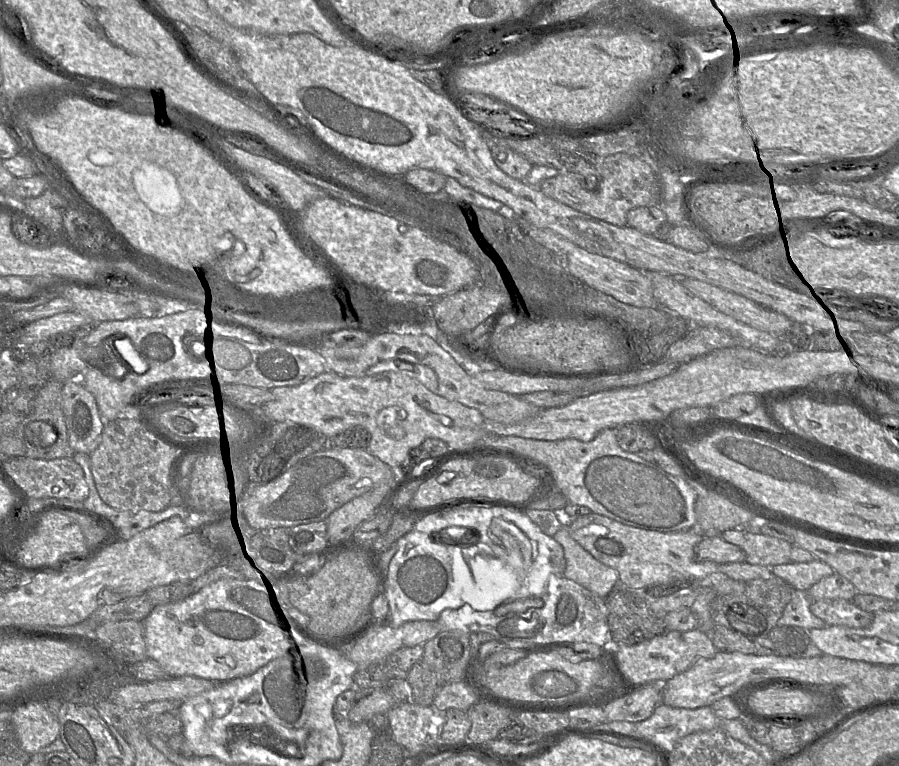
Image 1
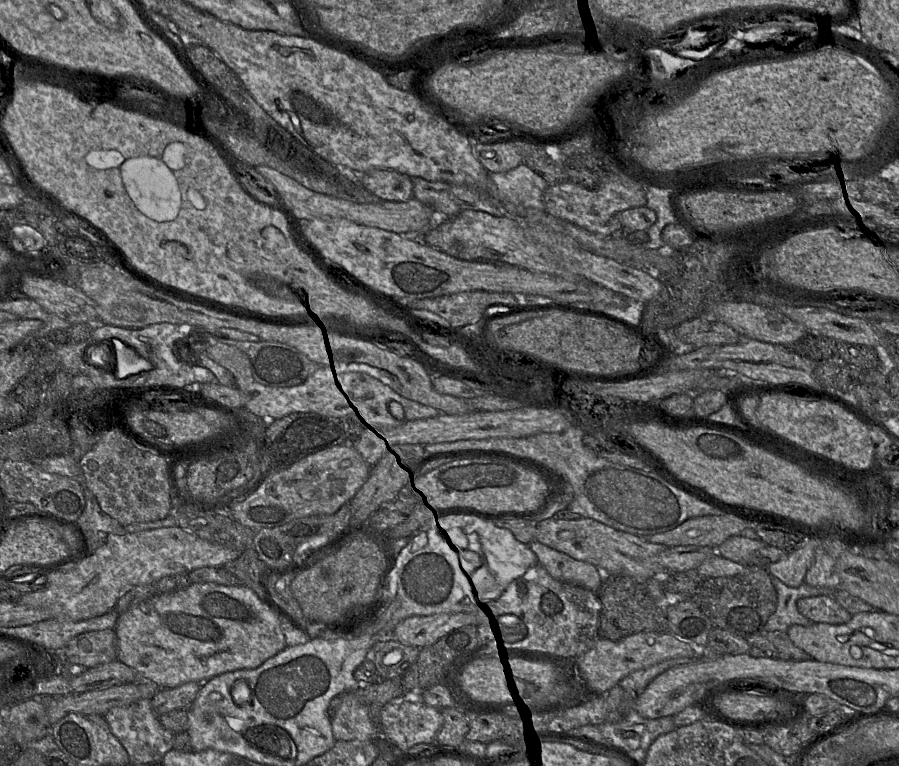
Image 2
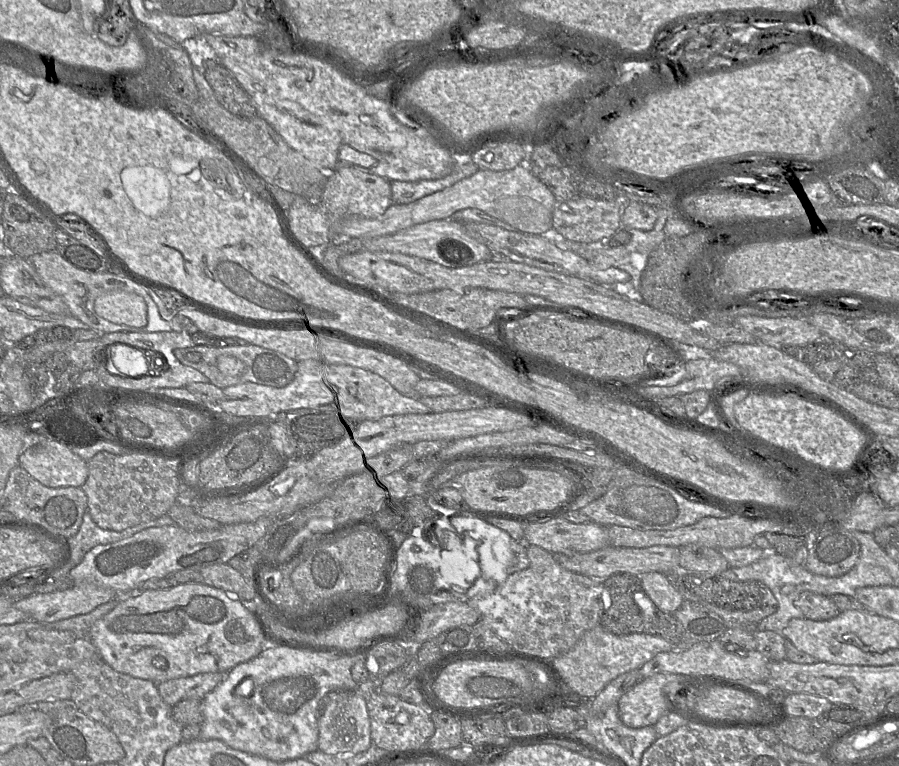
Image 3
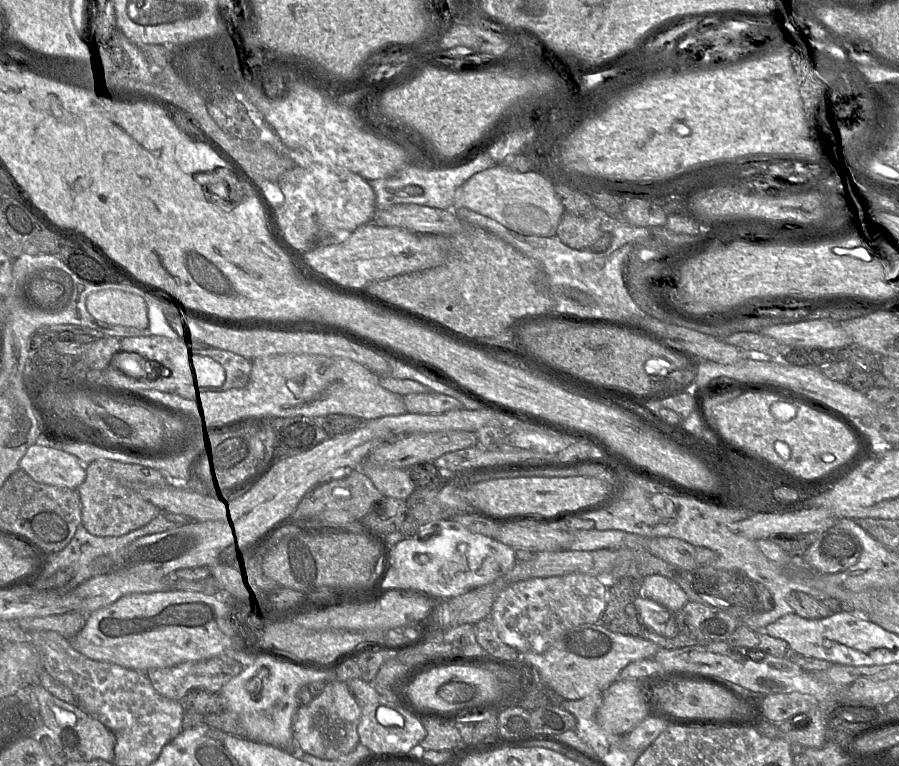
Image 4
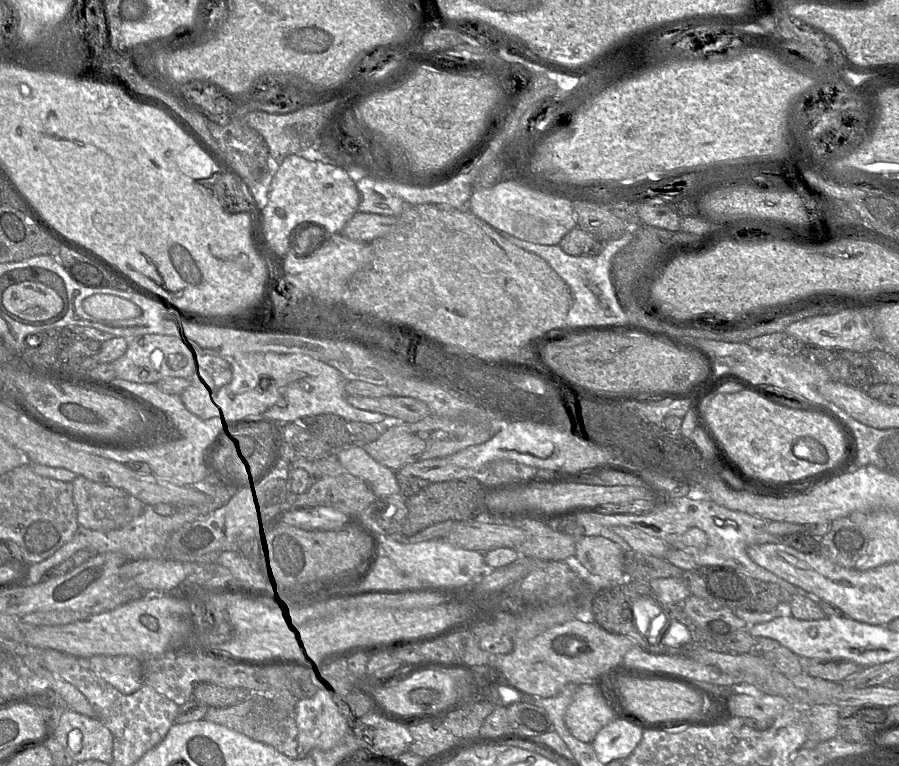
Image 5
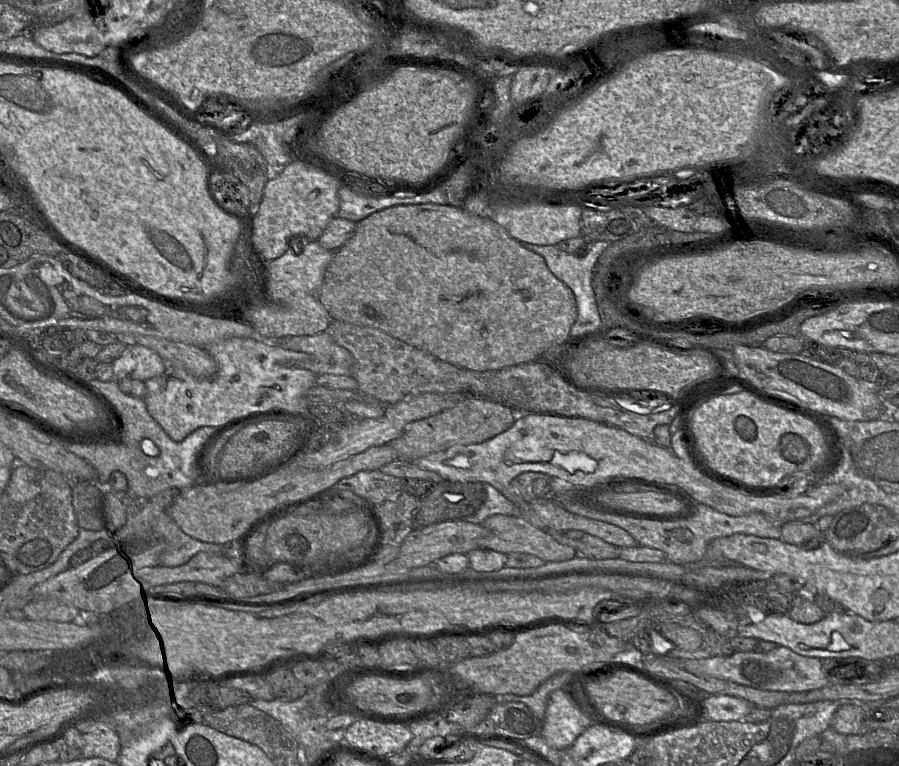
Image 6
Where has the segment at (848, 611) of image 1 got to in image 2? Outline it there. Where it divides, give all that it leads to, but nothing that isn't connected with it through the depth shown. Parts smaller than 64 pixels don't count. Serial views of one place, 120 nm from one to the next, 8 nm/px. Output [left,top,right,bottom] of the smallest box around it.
[797,594,852,625]

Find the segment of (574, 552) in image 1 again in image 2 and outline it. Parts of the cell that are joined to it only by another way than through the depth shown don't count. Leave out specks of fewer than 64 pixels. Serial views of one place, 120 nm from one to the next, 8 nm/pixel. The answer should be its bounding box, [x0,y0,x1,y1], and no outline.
[529,541,606,592]

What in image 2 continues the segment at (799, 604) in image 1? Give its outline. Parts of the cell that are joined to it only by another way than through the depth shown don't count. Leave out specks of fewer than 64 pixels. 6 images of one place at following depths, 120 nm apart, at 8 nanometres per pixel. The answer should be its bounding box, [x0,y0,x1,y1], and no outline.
[764,577,822,633]

